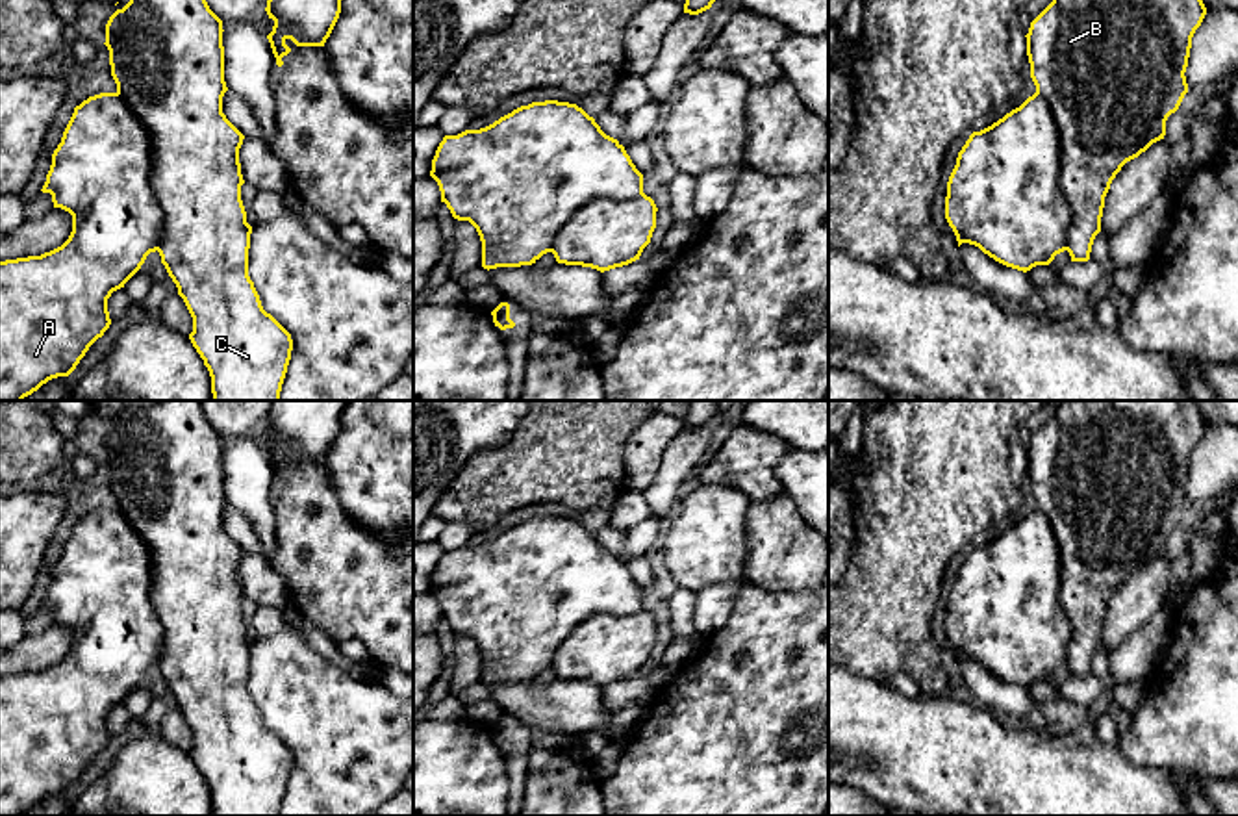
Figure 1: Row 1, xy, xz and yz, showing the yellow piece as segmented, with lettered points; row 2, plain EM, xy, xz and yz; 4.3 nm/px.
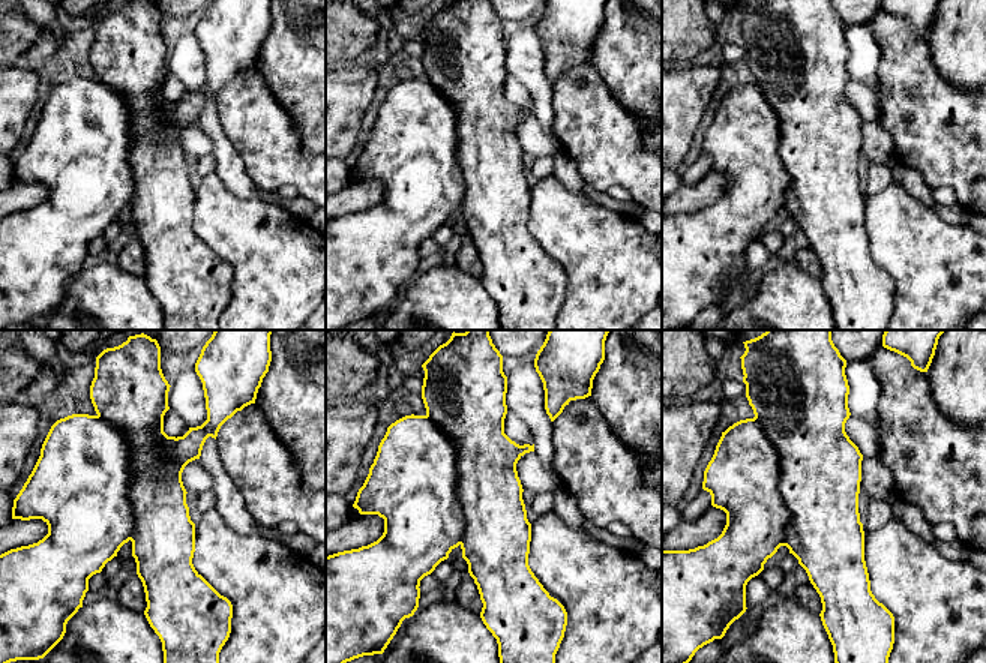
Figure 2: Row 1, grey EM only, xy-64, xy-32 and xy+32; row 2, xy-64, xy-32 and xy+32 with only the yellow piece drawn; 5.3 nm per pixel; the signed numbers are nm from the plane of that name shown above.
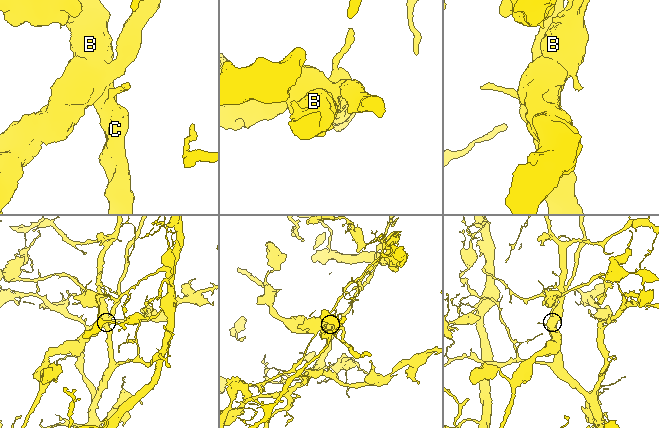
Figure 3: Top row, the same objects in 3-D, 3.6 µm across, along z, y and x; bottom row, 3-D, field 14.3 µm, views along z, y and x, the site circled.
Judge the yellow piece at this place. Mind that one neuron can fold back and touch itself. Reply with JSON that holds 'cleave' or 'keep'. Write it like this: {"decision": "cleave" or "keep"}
{"decision": "cleave"}

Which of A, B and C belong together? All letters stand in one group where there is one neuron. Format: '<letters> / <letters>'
A / B C

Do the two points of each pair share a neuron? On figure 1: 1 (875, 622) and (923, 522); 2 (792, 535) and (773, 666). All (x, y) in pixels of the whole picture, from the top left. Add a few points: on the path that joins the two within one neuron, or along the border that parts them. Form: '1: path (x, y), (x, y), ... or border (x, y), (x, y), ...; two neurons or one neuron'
1: path (886, 598), (903, 546); one neuron
2: border (745, 577), (768, 590), (808, 592); two neurons

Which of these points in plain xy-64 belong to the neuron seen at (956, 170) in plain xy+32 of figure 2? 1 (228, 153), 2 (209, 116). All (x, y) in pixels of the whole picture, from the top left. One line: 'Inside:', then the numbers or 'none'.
Inside: none

